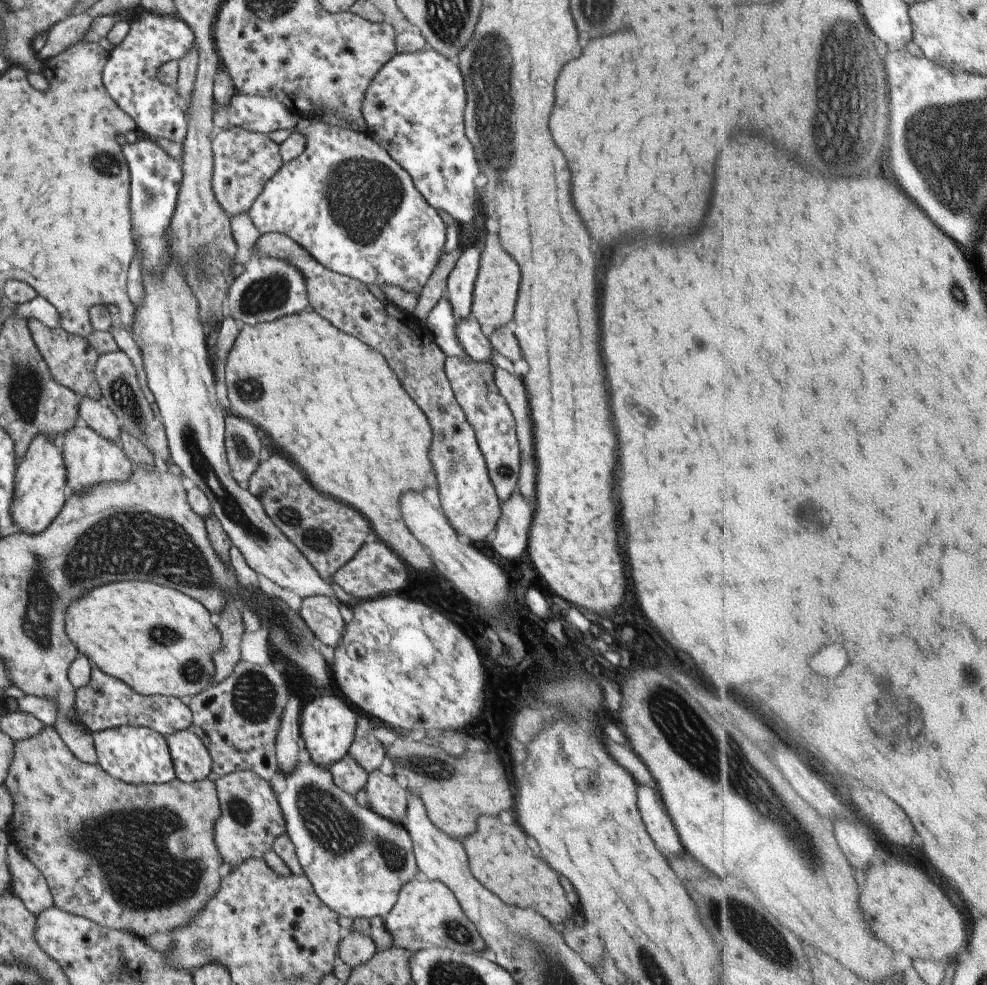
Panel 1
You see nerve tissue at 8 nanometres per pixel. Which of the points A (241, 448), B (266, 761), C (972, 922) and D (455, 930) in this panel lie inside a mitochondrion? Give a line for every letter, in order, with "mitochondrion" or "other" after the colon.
A: mitochondrion
B: other
C: other
D: mitochondrion

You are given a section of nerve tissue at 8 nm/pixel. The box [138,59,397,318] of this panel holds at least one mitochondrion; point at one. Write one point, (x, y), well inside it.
(207, 253)

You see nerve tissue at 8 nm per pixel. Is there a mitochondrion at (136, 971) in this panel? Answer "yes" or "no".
no

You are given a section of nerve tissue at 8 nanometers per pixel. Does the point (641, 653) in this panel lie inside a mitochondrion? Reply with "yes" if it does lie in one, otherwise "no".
yes

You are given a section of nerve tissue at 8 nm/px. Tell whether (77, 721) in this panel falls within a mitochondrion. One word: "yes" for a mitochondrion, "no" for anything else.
no

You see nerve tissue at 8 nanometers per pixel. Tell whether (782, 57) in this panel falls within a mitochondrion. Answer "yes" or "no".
no

